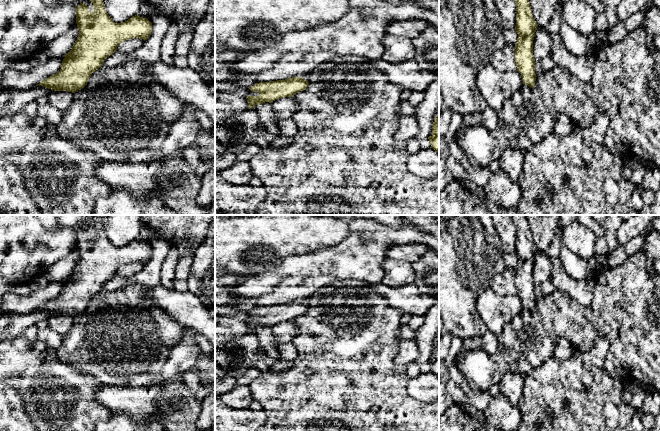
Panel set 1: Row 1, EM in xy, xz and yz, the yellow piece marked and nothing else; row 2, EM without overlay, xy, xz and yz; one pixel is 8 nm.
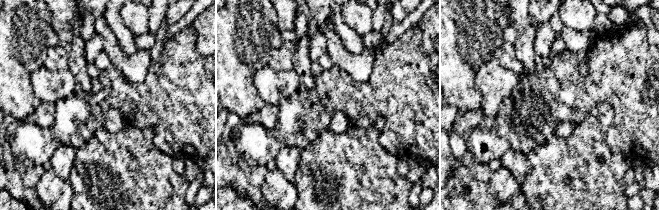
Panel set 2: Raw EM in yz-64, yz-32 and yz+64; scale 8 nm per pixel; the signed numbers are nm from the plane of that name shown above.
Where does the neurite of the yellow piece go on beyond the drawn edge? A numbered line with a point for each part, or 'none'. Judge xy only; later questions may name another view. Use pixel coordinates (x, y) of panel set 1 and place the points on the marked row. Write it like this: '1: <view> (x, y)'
none

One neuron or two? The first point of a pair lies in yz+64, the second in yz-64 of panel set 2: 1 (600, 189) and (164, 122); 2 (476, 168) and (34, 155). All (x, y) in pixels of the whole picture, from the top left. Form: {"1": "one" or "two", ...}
{"1": "two", "2": "two"}

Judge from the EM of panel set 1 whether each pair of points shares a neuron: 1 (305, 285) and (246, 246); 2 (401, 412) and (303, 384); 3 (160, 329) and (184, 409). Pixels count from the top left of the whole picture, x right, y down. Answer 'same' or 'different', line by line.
1: different
2: same
3: different

